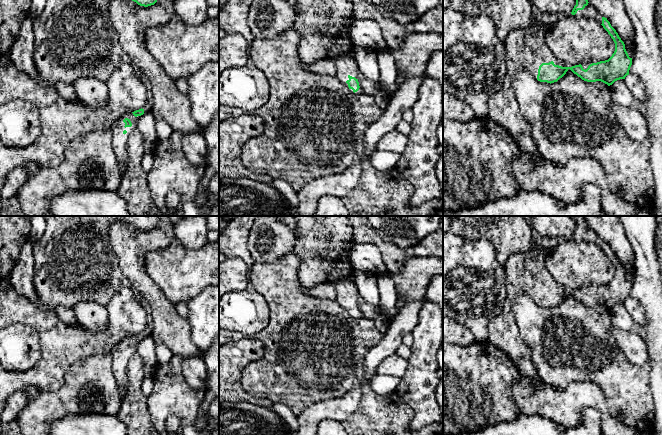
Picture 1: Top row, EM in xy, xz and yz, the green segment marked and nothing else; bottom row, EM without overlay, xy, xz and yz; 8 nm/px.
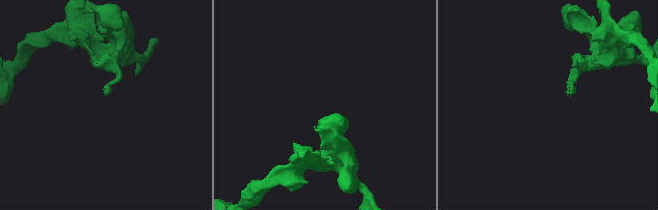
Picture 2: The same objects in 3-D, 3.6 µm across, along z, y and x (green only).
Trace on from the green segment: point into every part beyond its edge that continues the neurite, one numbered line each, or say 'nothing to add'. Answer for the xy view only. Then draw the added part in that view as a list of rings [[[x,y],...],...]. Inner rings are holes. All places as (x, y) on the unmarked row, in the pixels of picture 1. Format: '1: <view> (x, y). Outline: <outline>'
1: xy (119, 364). Outline: [[[132,336],[125,337],[116,343],[110,352],[112,356],[112,372],[117,381],[121,400],[125,398],[128,385],[128,363],[136,354],[139,341],[135,341]]]

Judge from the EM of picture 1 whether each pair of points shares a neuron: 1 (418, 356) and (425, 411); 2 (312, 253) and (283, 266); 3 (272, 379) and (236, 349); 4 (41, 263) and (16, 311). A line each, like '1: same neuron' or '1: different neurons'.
1: same neuron
2: different neurons
3: different neurons
4: different neurons

